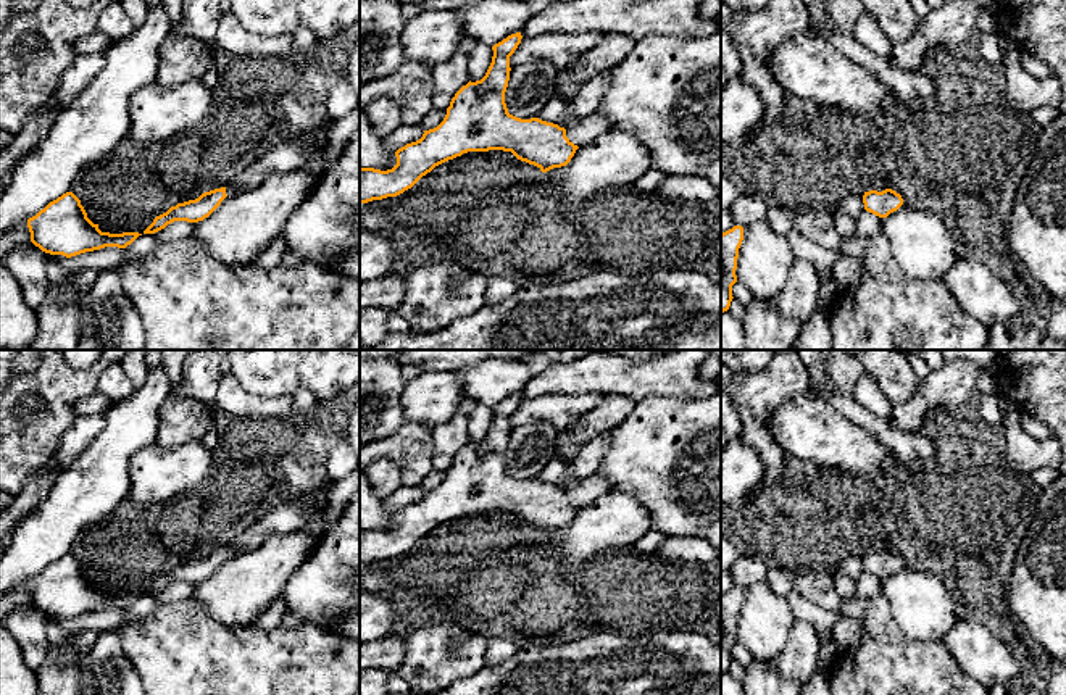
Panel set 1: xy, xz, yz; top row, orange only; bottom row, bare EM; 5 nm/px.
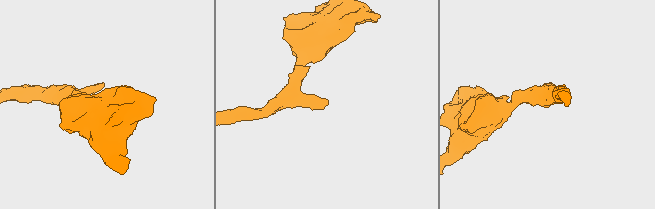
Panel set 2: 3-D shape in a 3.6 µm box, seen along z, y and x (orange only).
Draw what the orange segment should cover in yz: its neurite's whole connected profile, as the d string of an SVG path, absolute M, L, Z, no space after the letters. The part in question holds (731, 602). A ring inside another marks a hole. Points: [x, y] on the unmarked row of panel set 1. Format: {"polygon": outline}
{"polygon": "M734 587L721 595L721 674L729 671L734 660L732 647L737 643L735 630L742 601L742 587Z"}

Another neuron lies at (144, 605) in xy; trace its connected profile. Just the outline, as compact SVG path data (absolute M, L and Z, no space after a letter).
M142 595L123 611L124 611L126 621L132 622L150 614L156 606L158 603L153 595Z

